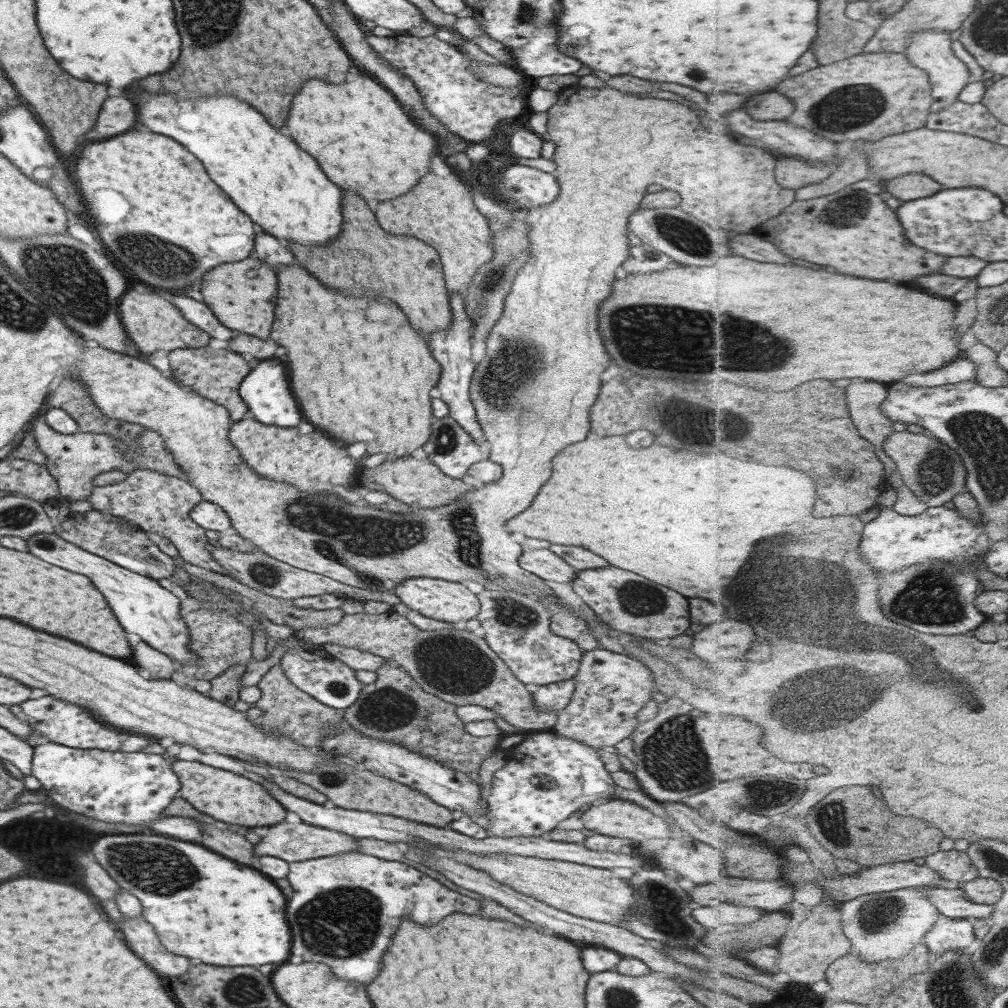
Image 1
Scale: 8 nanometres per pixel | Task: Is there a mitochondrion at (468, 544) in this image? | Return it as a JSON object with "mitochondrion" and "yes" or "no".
{"mitochondrion":"yes"}

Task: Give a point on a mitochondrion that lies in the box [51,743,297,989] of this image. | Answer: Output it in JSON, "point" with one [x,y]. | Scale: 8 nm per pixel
{"point":[157,869]}

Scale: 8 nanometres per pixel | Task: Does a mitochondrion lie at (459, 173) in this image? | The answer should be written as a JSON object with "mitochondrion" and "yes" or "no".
{"mitochondrion":"no"}

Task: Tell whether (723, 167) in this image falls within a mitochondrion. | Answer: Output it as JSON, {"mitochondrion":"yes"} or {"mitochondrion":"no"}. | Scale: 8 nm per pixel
{"mitochondrion":"no"}

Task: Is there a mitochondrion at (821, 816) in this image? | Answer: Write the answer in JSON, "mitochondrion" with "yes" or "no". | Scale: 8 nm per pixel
{"mitochondrion":"yes"}

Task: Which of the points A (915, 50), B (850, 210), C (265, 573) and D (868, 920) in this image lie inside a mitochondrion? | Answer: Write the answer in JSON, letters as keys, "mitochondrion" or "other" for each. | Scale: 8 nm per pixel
{"A":"other","B":"mitochondrion","C":"mitochondrion","D":"mitochondrion"}

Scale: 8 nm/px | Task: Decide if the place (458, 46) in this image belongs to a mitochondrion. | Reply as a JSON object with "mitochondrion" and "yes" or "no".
{"mitochondrion":"no"}

